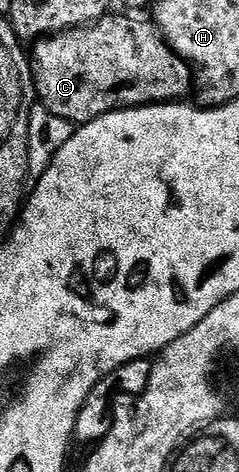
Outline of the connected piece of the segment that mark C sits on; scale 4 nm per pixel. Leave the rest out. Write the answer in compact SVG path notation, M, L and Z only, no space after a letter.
M113 16L34 41L29 76L35 79L42 111L82 126L121 108L179 102L192 91L191 66L163 41L150 19Z

